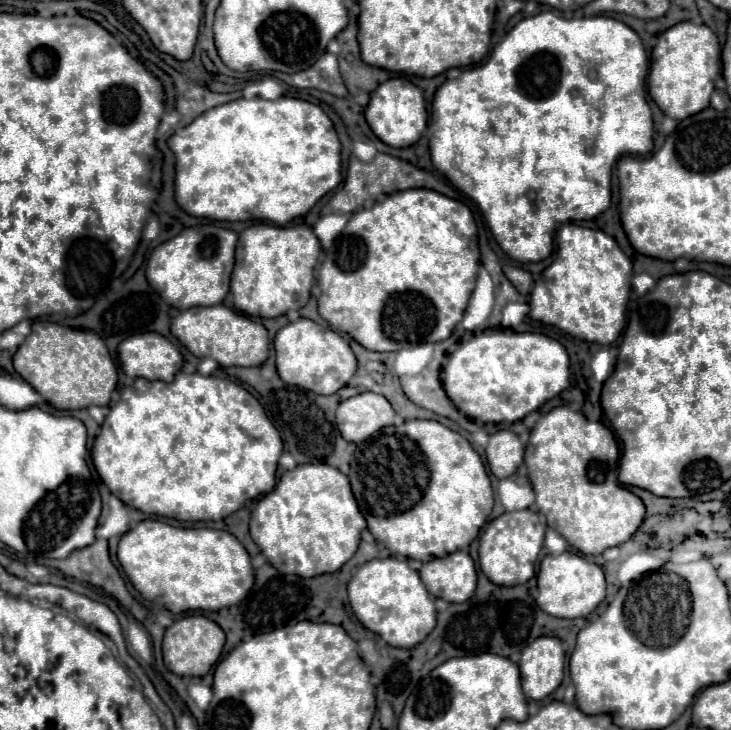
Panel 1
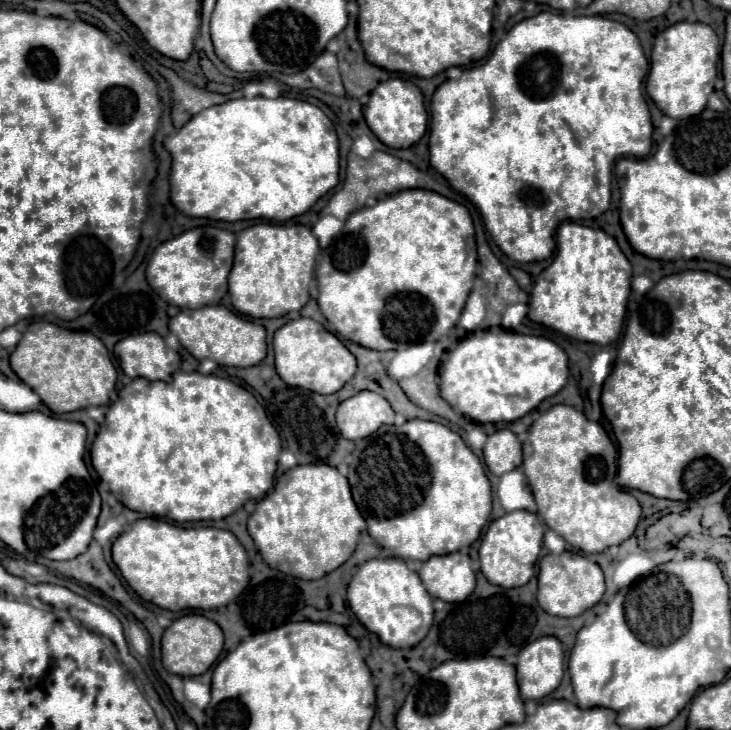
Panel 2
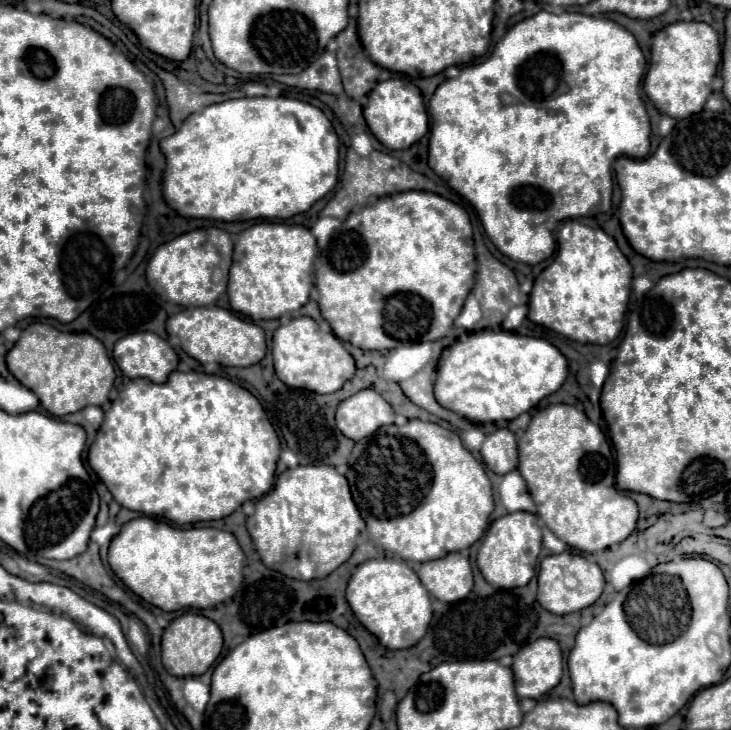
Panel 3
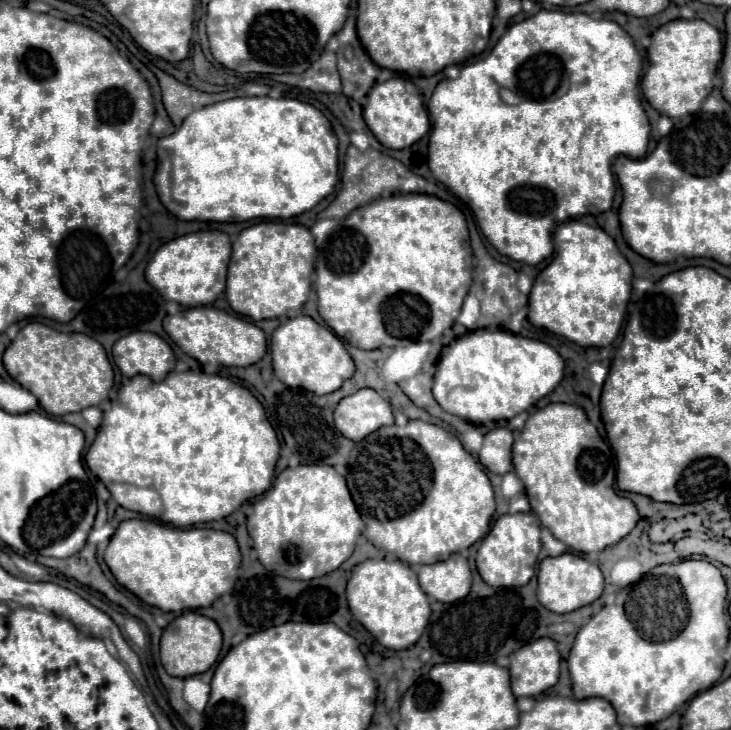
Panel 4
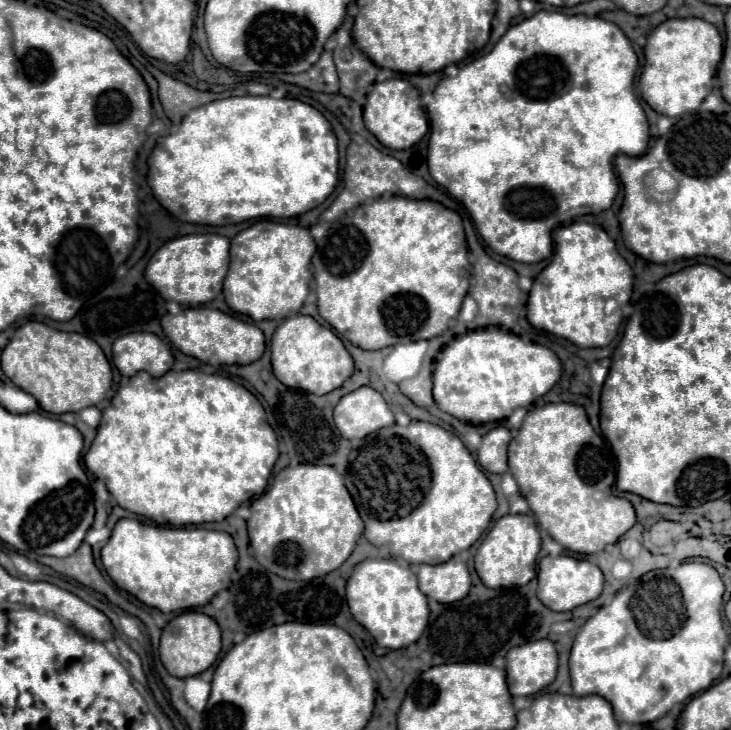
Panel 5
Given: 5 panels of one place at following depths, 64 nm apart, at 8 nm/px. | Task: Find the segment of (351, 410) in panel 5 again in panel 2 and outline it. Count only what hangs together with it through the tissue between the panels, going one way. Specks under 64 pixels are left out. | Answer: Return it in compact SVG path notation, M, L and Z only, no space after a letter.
M362 390L338 406L336 424L344 438L360 440L384 424L394 424L394 410L380 394Z

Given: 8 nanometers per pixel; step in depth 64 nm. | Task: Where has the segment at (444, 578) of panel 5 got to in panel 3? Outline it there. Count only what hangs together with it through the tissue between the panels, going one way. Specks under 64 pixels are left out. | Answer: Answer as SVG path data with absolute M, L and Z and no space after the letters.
M452 552L446 558L422 564L418 576L428 594L442 602L464 600L474 584L470 560L460 552Z

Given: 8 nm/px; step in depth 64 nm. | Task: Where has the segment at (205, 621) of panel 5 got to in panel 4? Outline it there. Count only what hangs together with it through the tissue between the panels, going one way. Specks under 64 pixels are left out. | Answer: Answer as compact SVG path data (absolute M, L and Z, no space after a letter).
M184 612L164 628L160 642L160 660L170 676L188 678L206 672L218 660L220 648L222 648L222 632L218 624L208 616L196 612Z

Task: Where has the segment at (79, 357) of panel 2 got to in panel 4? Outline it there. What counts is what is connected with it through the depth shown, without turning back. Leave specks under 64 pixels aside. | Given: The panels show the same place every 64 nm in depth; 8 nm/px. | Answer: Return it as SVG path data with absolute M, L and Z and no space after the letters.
M30 322L18 332L4 352L4 368L18 384L38 398L48 414L54 416L98 406L108 398L114 384L114 372L100 342L86 334L64 334L40 322Z

